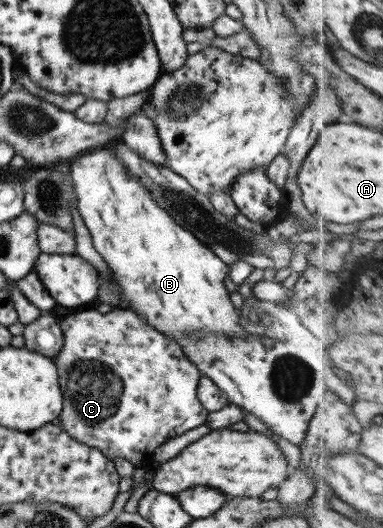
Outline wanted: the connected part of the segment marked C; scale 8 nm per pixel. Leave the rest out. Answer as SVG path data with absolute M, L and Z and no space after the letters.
M124 306L113 307L109 313L105 313L104 315L98 313L97 310L84 309L80 313L73 313L61 318L58 321L58 326L61 328L62 346L56 353L57 357L53 357L59 385L63 389L61 391L61 395L63 395L62 410L58 416L59 421L61 421L60 427L73 440L99 450L101 455L104 455L107 459L111 460L112 457L118 455L123 459L127 459L133 465L138 463L138 461L149 458L155 452L155 449L159 445L167 442L167 440L181 435L189 429L199 427L206 421L208 411L196 398L196 385L201 376L200 371L185 357L179 343L149 327L142 319L139 319L137 315L133 314L133 312L126 310Z

